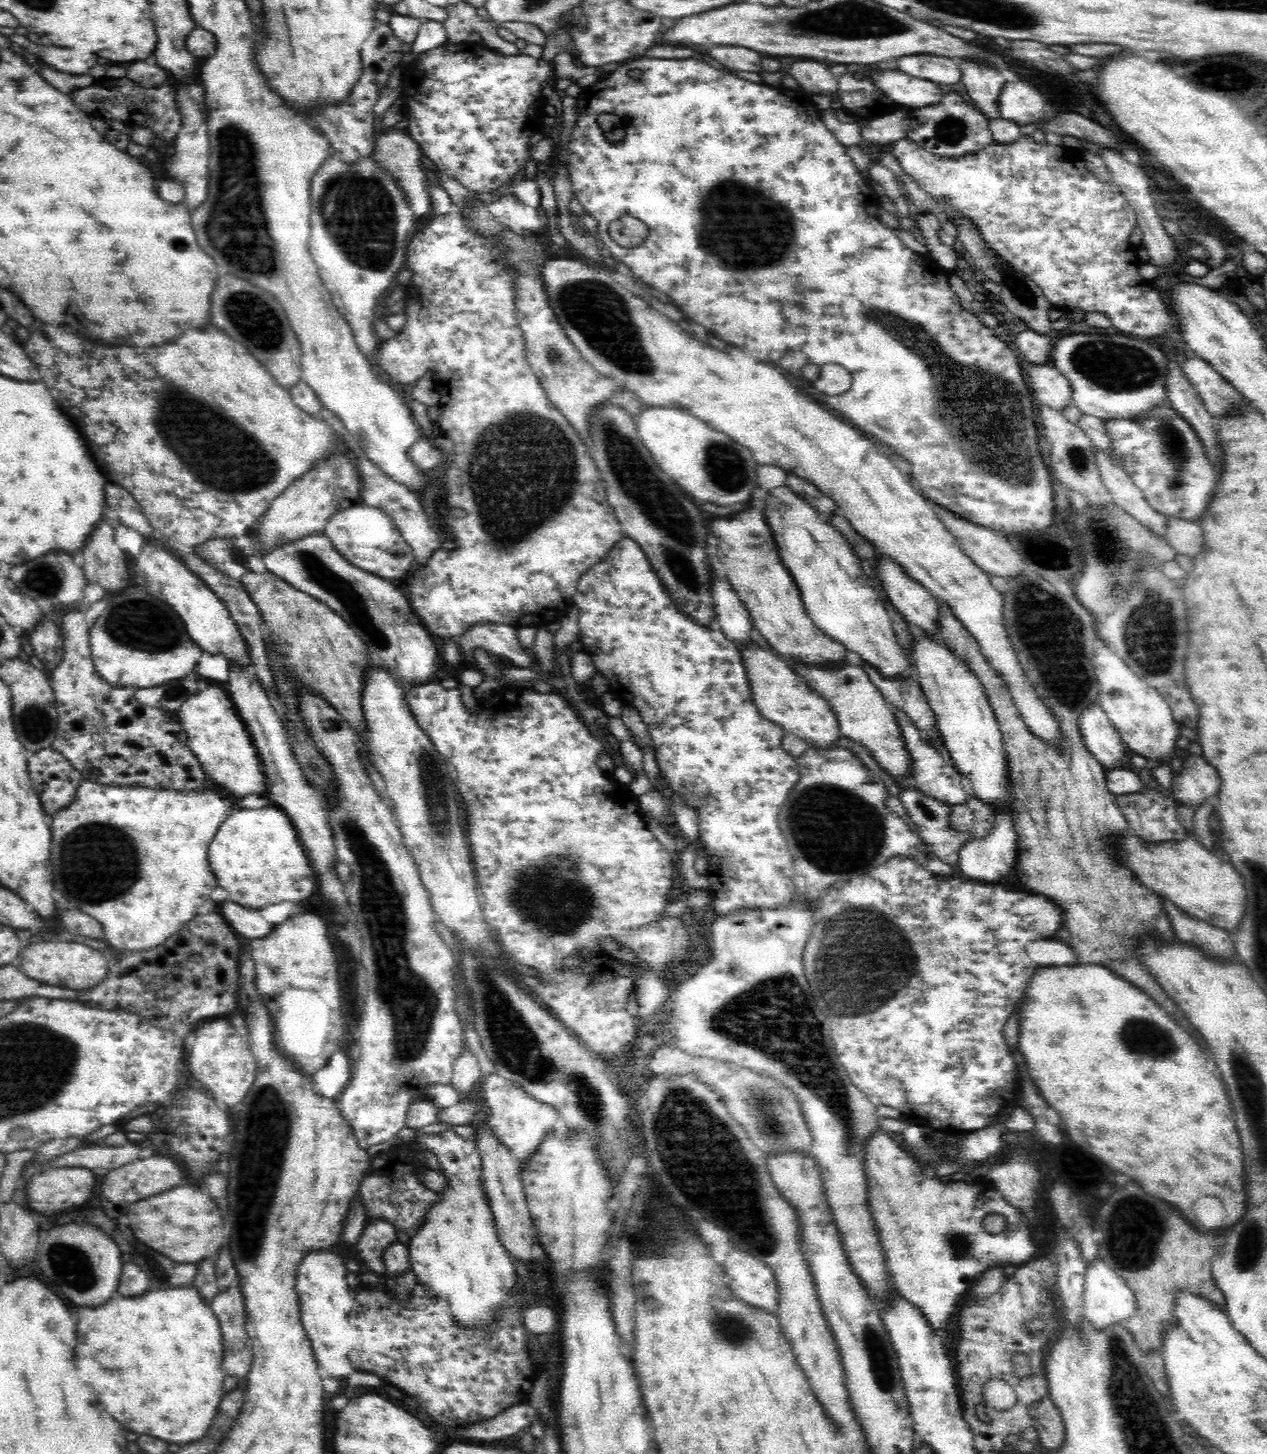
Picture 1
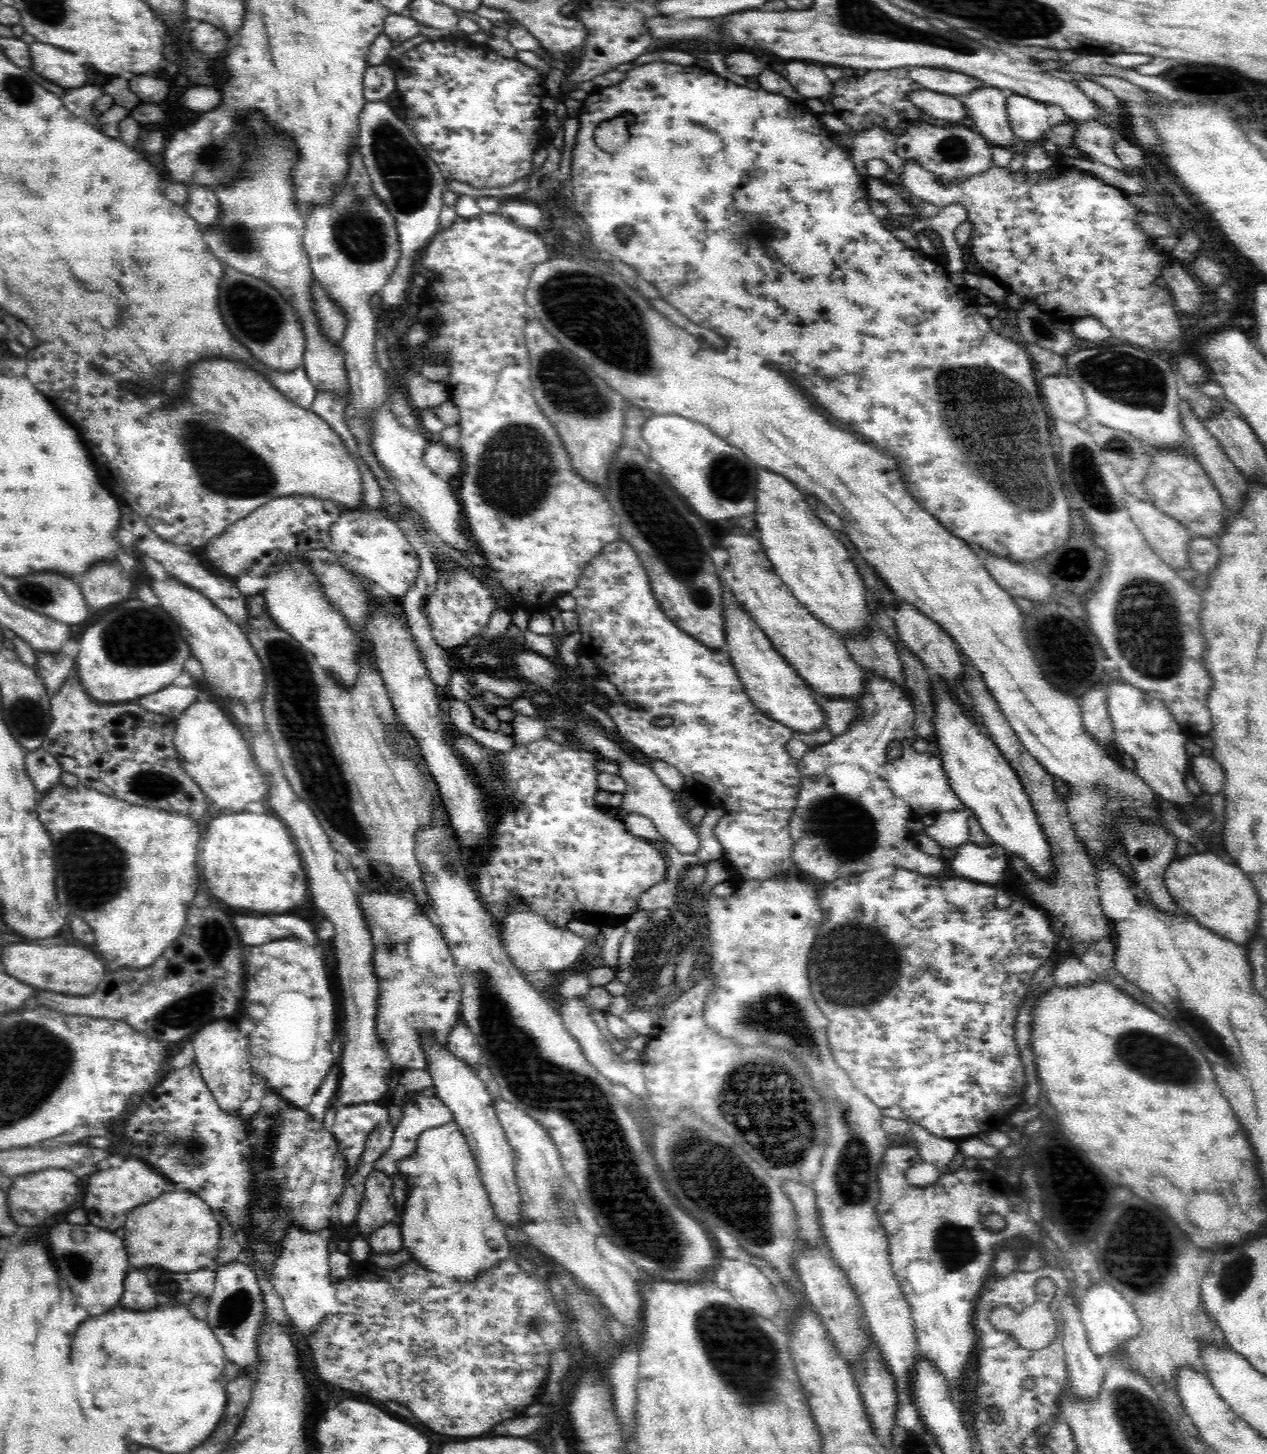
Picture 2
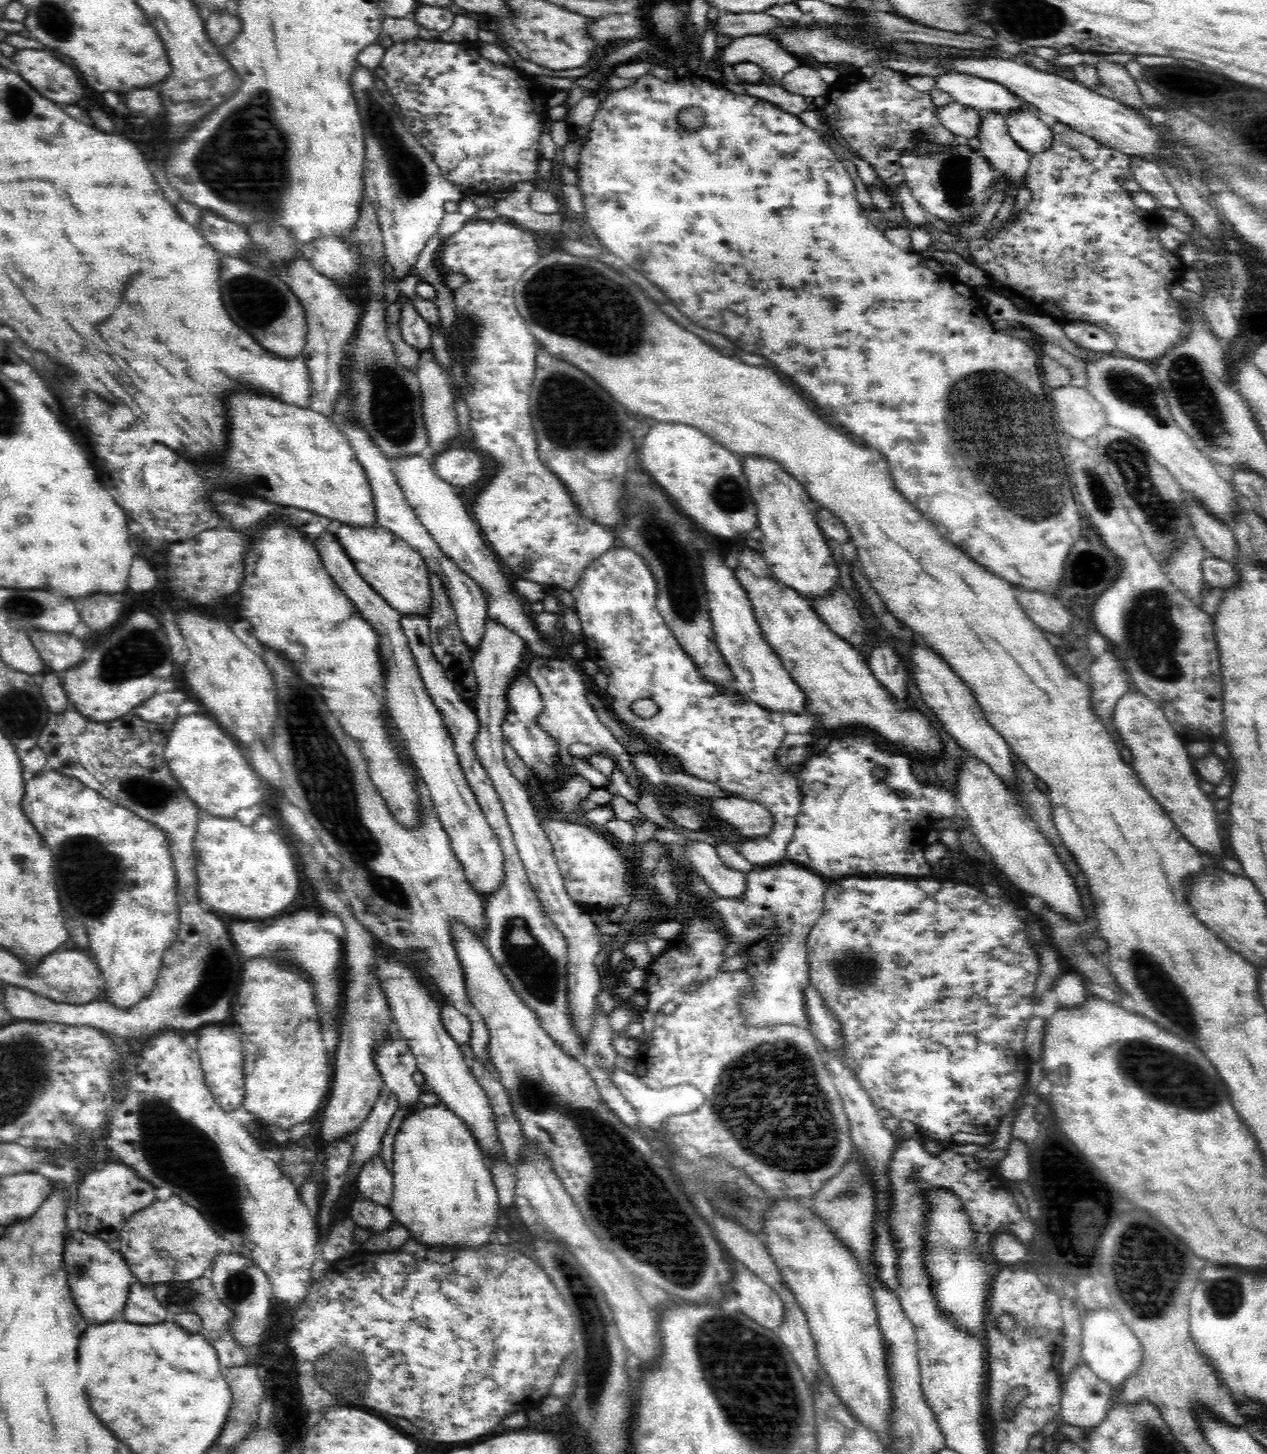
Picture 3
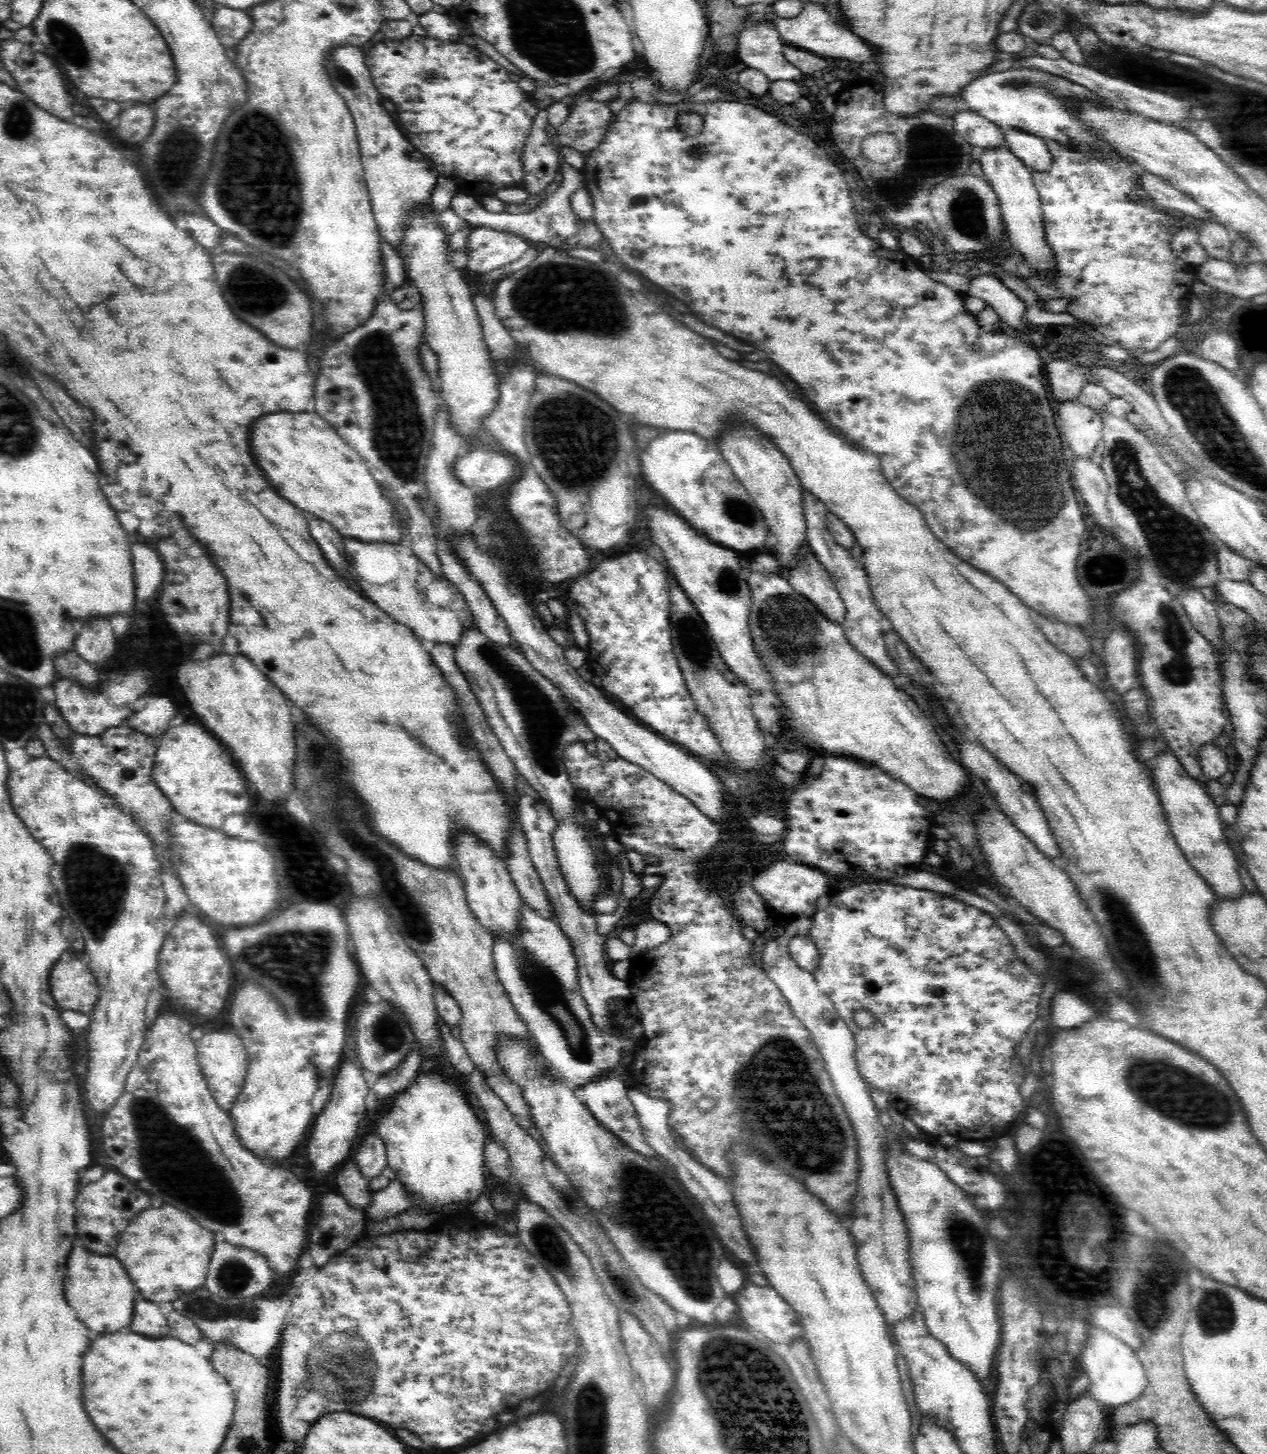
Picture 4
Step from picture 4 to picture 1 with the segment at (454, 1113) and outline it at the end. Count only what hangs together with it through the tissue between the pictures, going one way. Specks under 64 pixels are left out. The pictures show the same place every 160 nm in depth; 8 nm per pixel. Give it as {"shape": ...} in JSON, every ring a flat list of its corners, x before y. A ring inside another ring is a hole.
{"shape":[[456,1131,444,1134,418,1133,418,1143,434,1154,444,1168,450,1190,440,1194,437,1202,425,1212,418,1234,410,1240,410,1266,417,1282,431,1287,446,1304,446,1313,459,1326,486,1326,492,1323,504,1290,514,1290,516,1271,510,1255,497,1235,494,1215,482,1181,480,1151,476,1142,458,1136]]}

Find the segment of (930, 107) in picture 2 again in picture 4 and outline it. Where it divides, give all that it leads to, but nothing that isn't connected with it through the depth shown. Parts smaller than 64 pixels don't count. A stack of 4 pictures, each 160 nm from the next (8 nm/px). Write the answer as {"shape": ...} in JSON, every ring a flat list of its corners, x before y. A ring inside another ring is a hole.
{"shape":[[962,109,952,118,954,130,958,131,973,148,986,150,1005,145,1003,130,980,114]]}

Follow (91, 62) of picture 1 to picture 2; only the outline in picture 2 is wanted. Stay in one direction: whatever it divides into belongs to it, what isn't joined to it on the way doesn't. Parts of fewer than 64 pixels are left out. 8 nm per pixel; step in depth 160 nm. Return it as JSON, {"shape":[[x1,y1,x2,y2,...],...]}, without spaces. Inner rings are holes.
{"shape":[[34,42,29,44,34,72,52,80,62,88,76,88,88,82,88,68,80,54,64,52,50,44]]}

